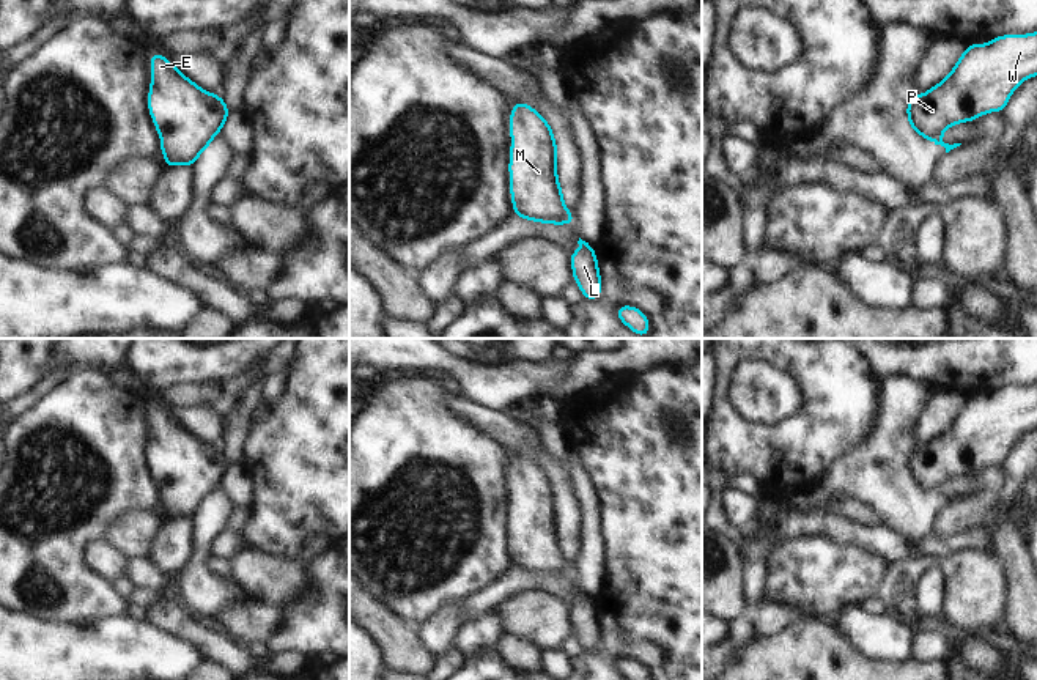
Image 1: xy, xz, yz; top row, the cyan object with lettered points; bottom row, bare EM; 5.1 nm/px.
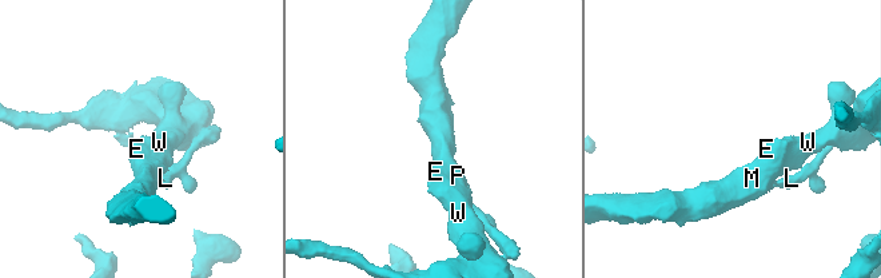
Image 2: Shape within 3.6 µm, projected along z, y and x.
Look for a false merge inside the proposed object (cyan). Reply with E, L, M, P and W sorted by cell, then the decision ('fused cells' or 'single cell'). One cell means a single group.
E M P W / L; fused cells

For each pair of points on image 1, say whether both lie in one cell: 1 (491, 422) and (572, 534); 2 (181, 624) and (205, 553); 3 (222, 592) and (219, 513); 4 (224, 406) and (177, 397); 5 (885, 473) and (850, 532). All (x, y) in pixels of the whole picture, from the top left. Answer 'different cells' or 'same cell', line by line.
1: same cell
2: different cells
3: same cell
4: same cell
5: different cells

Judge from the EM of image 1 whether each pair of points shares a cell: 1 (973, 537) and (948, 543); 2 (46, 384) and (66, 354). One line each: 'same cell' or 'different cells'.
1: same cell
2: different cells

